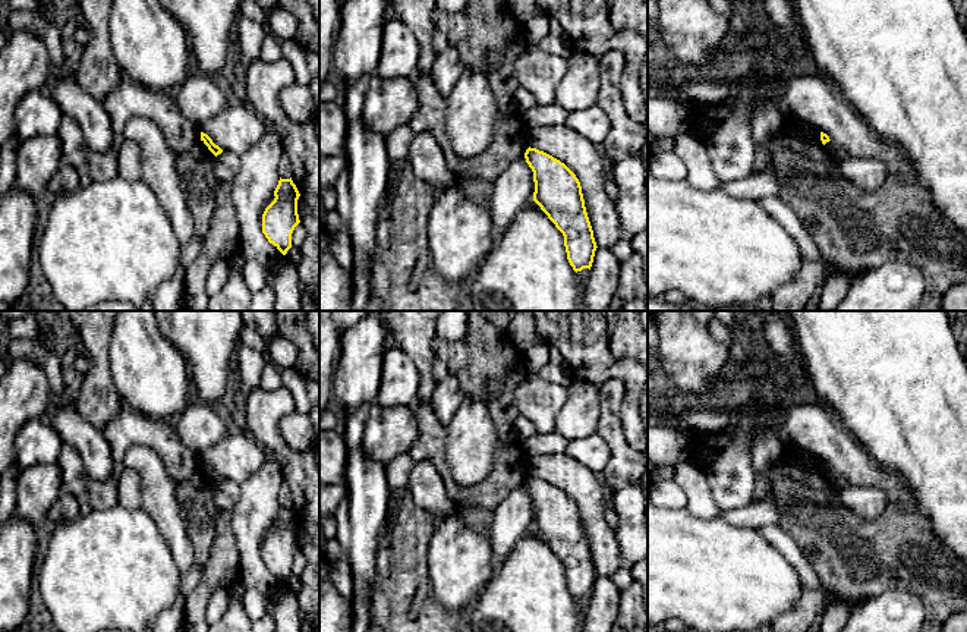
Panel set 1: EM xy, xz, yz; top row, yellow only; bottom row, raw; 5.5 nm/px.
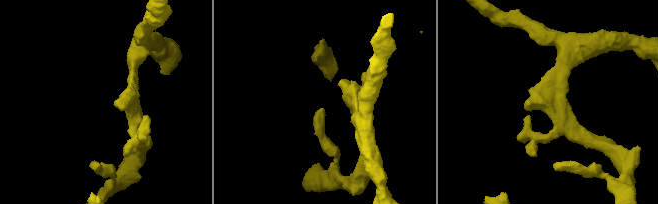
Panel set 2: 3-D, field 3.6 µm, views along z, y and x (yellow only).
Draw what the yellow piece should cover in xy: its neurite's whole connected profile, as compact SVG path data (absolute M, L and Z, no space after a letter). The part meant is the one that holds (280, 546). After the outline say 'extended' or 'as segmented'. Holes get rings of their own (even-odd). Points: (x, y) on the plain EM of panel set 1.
M280 506L274 525L274 529L262 543L262 562L270 572L286 584L292 576L292 562L300 551L297 543L297 528L300 522L292 506Z | as segmented

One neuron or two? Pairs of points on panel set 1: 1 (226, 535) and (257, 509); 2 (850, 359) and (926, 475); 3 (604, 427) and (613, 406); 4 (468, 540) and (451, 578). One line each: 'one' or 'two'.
1: two
2: one
3: one
4: one

